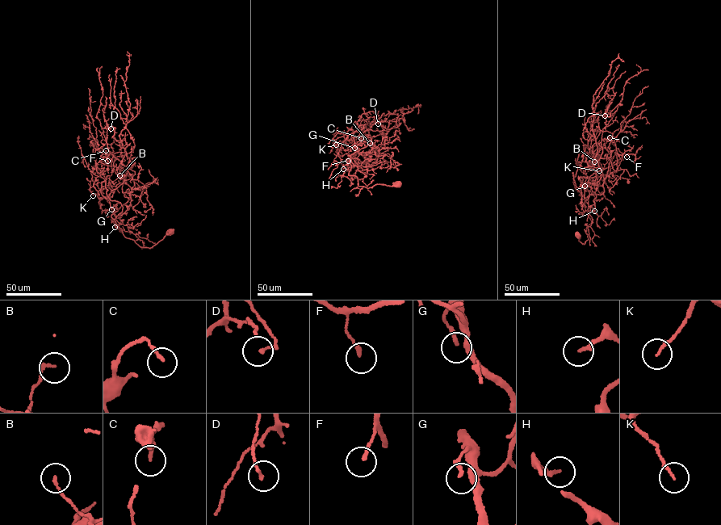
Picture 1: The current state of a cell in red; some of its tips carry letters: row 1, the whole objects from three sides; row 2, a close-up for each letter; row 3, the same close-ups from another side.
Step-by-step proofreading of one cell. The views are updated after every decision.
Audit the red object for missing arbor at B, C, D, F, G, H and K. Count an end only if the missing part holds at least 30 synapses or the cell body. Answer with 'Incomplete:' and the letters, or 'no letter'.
Incomplete: no letter

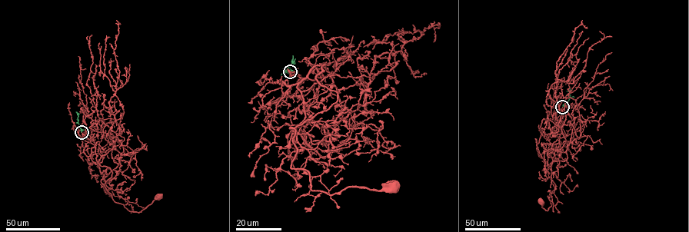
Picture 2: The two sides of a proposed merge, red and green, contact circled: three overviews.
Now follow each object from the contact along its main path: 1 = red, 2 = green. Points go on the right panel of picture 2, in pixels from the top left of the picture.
1: (562, 107), (548, 137), (547, 150), (554, 160), (549, 166), (551, 206), (547, 210), (540, 201)
2: (562, 107), (570, 97), (569, 86)

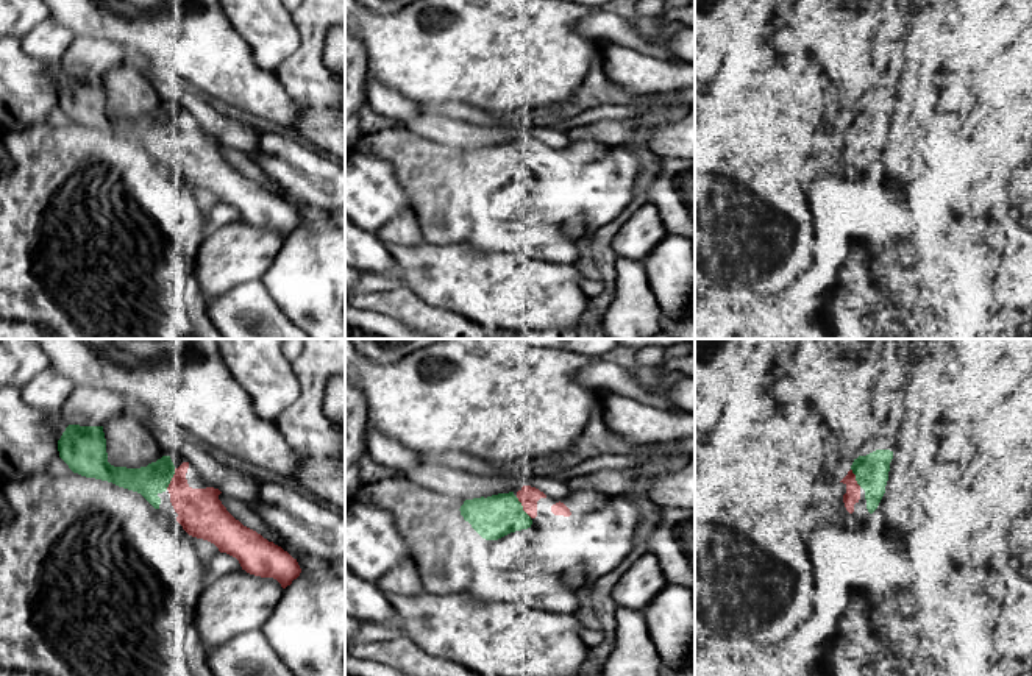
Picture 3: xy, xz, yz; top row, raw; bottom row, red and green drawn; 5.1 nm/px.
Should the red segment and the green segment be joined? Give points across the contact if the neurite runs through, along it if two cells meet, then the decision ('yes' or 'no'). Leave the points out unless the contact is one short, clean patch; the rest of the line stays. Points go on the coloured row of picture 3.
yes

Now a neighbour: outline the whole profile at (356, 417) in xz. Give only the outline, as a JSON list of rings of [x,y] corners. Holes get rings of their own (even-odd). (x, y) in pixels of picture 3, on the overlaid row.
[[[345,379],[345,501],[362,487],[358,459],[365,451],[365,426],[368,423],[364,393]]]

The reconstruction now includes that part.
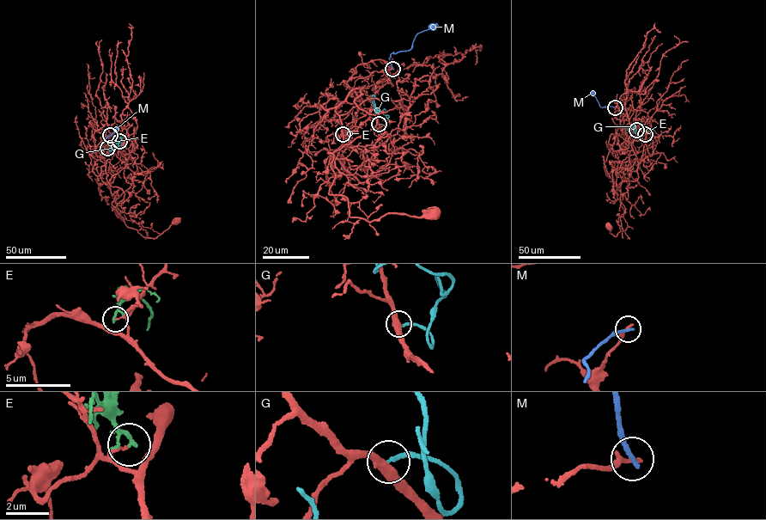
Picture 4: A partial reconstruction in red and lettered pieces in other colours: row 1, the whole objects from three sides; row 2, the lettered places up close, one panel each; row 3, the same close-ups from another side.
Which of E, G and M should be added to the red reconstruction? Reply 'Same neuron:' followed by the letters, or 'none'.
Same neuron: none

